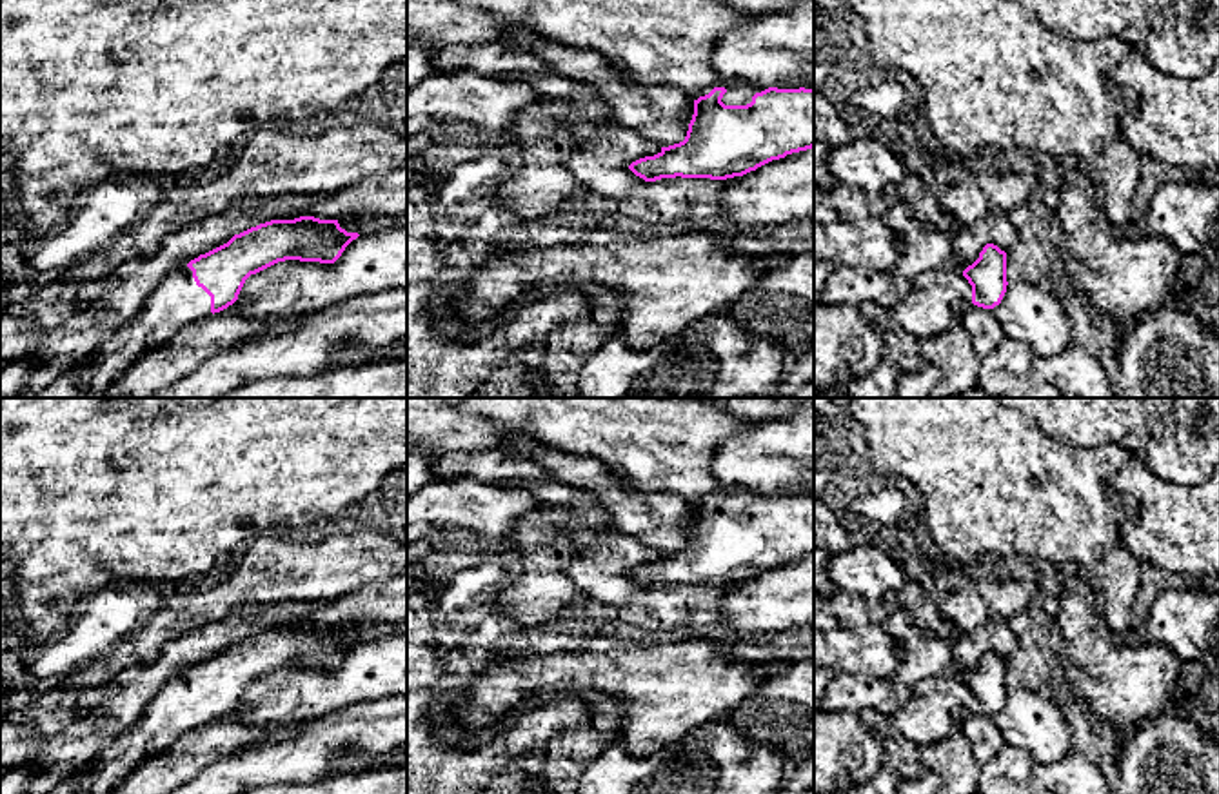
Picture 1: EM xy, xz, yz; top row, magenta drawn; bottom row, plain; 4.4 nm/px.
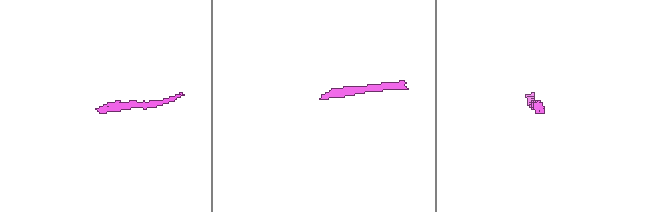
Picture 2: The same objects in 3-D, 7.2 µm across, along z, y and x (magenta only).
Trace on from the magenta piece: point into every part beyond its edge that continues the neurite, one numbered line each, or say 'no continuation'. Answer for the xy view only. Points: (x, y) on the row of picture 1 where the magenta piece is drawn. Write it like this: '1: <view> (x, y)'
1: xy (177, 302)

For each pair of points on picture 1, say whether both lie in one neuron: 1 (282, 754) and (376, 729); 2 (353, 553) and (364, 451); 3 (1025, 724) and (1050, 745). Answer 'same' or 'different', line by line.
1: same
2: different
3: same

